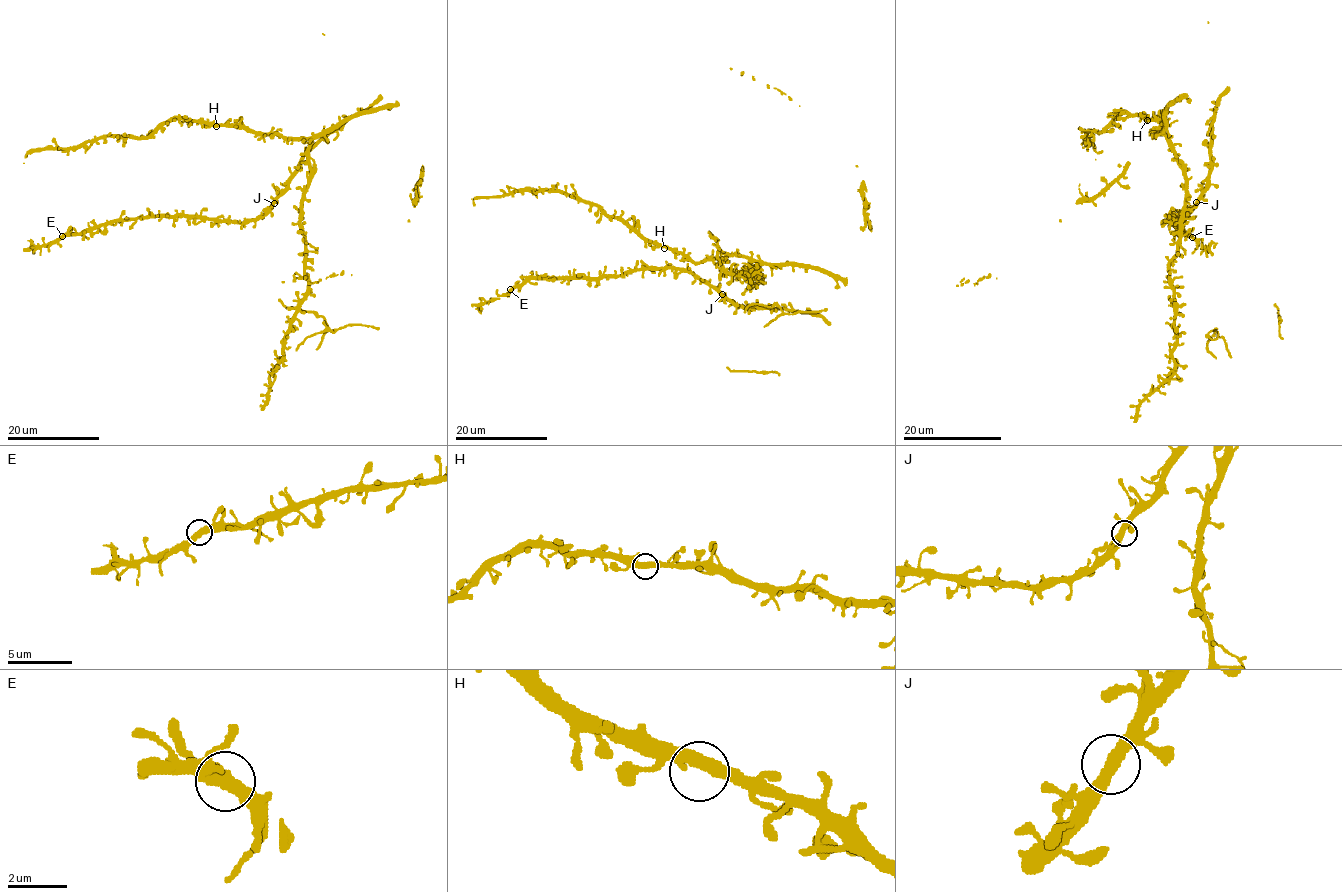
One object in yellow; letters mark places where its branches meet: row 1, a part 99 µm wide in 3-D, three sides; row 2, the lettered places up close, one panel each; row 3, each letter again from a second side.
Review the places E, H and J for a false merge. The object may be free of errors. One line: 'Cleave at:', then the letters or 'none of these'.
Cleave at: none of these

